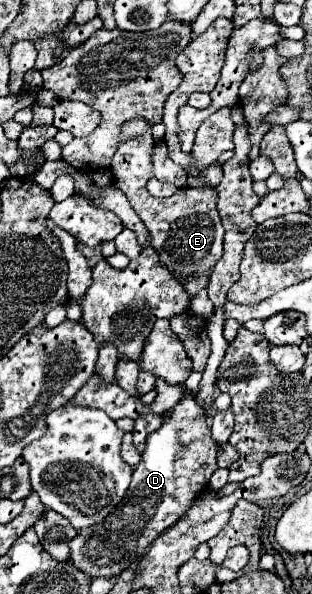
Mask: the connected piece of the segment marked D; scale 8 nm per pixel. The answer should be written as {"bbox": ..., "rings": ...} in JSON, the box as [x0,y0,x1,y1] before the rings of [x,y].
{"bbox":[71,388,219,578],"rings":[[[185,388],[181,400],[163,418],[161,428],[147,436],[145,450],[141,454],[141,462],[133,472],[131,486],[127,488],[121,504],[107,516],[107,520],[81,530],[71,540],[73,566],[91,578],[117,578],[125,568],[135,564],[135,560],[149,548],[149,544],[161,532],[165,532],[171,524],[175,524],[175,520],[181,520],[187,514],[187,510],[191,508],[193,500],[197,500],[207,490],[209,478],[217,470],[217,462],[215,462],[217,450],[219,450],[219,444],[211,440],[211,430],[207,424],[207,416],[203,414],[203,408],[197,404],[195,394]]]}

